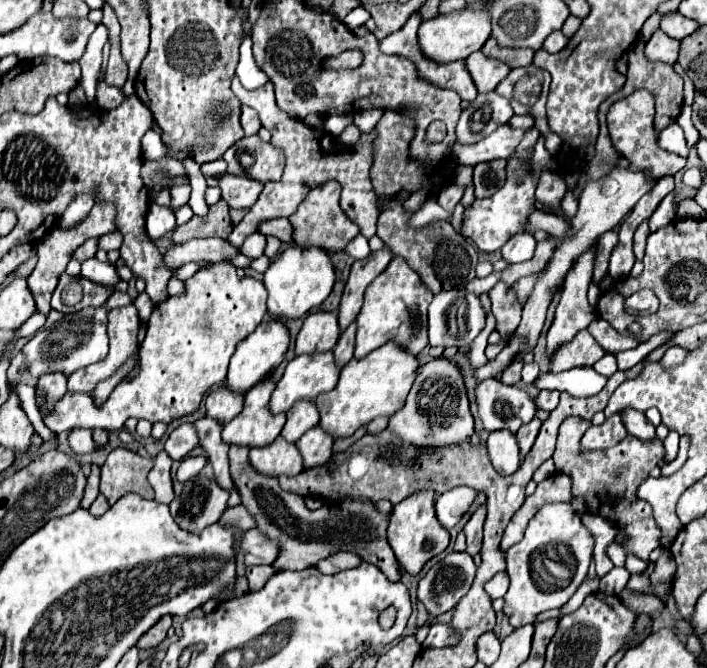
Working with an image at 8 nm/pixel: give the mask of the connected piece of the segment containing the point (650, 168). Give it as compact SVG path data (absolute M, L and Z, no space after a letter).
M638 89L634 93L630 93L628 97L616 101L608 115L608 131L610 131L610 139L612 139L612 145L618 149L618 153L628 159L632 171L642 171L646 173L648 179L662 179L666 175L674 175L678 171L684 169L686 165L686 159L680 157L680 155L674 155L670 151L664 151L658 147L658 133L654 129L654 97L650 91L644 91L644 89Z

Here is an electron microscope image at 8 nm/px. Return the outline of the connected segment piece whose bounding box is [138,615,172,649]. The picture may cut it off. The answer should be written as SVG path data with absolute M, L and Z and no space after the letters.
M164 615L164 617L152 627L152 631L148 631L148 633L138 641L138 649L154 649L154 647L158 647L158 645L166 639L166 633L168 633L170 625L172 625L172 617L170 617L170 615Z

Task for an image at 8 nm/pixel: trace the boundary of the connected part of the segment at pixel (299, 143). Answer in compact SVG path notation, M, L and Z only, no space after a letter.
M237 76L231 83L233 93L240 99L242 105L248 105L258 111L262 127L266 127L272 133L272 145L282 149L286 155L286 169L280 181L268 181L258 197L258 201L252 205L252 209L246 213L246 217L234 225L228 243L232 247L240 247L248 235L256 231L256 225L266 219L278 219L278 217L290 217L300 201L308 195L310 189L324 185L326 181L338 181L342 187L340 207L345 214L360 227L360 235L366 239L376 235L376 219L378 219L378 207L376 207L376 193L372 189L370 181L370 167L374 157L374 139L376 131L360 133L358 143L354 145L342 145L338 139L334 139L332 133L324 129L312 129L304 125L300 119L292 119L284 111L278 109L274 99L274 87L272 83L266 83L264 87L256 91L246 90Z

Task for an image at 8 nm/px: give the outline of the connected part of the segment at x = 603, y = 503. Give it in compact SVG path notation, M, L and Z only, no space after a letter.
M568 417L560 425L558 445L552 457L556 471L572 479L572 495L584 497L590 513L602 515L604 519L616 523L620 531L628 533L628 541L624 545L626 553L636 553L638 557L648 559L648 555L660 547L660 529L652 519L652 507L636 497L636 487L648 477L650 469L662 461L662 441L658 437L652 441L640 441L632 435L626 435L624 441L612 449L584 451L584 447L580 447L580 437L591 425L591 421L580 417Z

